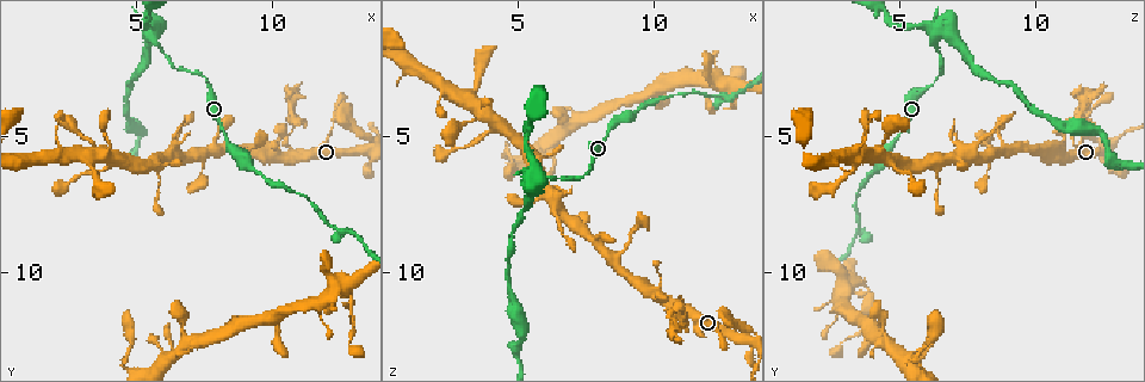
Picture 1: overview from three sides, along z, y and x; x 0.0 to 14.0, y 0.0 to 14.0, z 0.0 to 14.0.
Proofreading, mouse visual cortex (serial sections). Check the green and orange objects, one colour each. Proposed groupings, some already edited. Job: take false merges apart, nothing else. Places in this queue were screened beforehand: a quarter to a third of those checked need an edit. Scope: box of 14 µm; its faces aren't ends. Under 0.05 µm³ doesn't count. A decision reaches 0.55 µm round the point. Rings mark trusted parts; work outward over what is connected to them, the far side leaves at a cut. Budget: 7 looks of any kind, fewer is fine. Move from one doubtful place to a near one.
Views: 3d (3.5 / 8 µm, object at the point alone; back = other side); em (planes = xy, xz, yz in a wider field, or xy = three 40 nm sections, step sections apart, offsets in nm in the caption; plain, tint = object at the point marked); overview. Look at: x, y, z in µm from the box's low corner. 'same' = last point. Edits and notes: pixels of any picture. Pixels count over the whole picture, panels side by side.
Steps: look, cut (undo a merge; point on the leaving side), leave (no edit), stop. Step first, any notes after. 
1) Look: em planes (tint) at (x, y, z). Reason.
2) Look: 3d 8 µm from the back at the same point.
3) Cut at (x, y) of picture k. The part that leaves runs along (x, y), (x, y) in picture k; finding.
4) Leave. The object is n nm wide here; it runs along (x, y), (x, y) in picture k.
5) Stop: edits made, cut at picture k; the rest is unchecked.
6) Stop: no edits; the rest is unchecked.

Look: 3d 3.5 µm at (10.5, 5.2, 11.3). Abrupt turn.

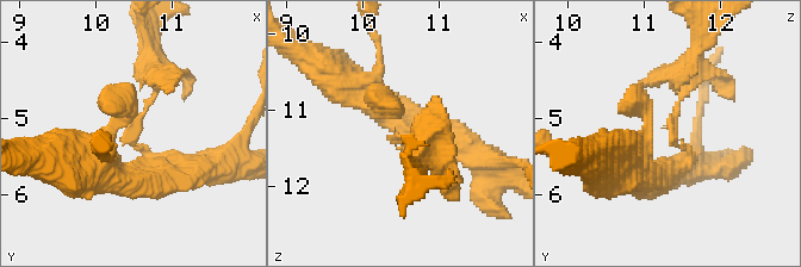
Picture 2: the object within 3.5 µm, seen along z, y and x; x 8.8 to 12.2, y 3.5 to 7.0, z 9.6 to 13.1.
Look: em planes (tint) at (10.55, 5.15, 11.40). The arms are 150, 300 nm wide.

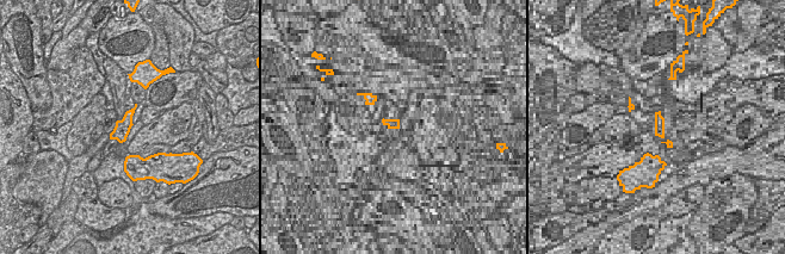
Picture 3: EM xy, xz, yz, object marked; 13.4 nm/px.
Look: em xy step 3 (tint) at the same point. Another direction.

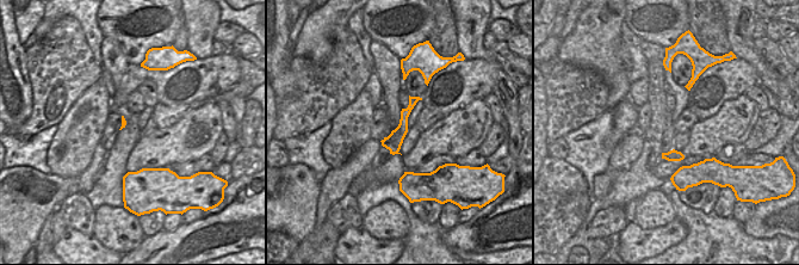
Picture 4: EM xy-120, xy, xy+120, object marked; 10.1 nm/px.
Cut at (678, 91) of picture 2. The part that leaves runs along (132, 141), (161, 86), (147, 42) in picture 2; a second cell is stuck on.

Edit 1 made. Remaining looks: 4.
Look: 3d 3.5 µm at (12.7, 8.6, 3.6). Sharp bend.

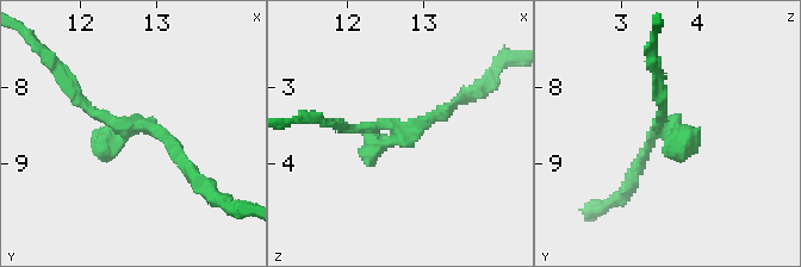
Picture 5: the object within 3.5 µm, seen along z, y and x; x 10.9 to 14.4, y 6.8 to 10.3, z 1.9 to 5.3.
Look: em xy step 1 (tint) at (12.65, 8.50, 3.55). Now the EM.

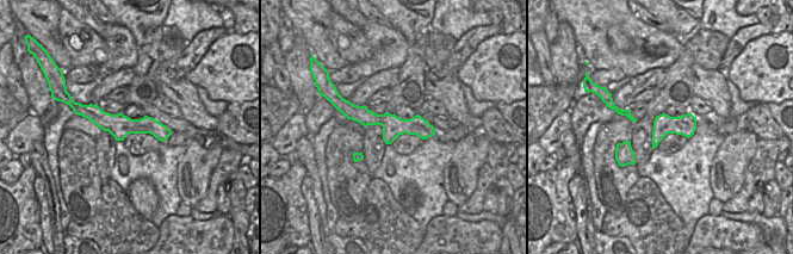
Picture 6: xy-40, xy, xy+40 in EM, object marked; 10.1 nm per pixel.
Look: em xy step 5 (tint) at the same point.

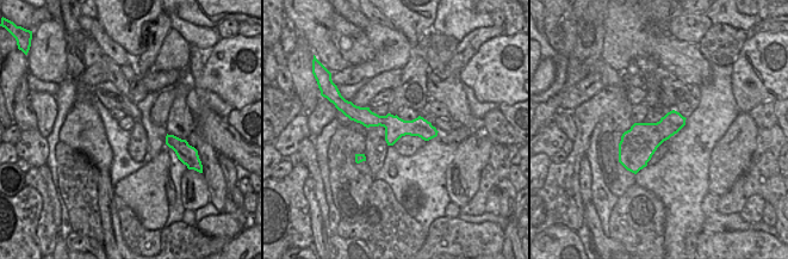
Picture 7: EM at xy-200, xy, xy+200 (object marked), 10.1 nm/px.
Leave. The object is 220 nm wide here; it runs along (70, 84), (100, 116), (159, 130), (187, 167) in picture 5; all the same cell.

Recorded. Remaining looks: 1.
Stop: edits made, cut at picture 2; the rest is unchecked.

